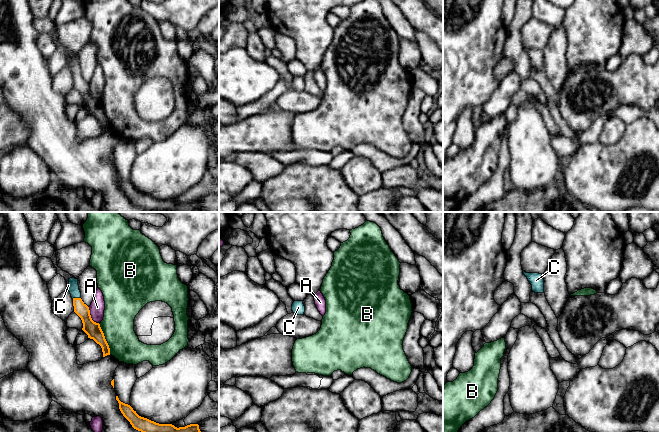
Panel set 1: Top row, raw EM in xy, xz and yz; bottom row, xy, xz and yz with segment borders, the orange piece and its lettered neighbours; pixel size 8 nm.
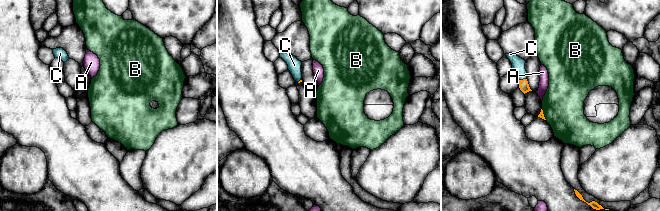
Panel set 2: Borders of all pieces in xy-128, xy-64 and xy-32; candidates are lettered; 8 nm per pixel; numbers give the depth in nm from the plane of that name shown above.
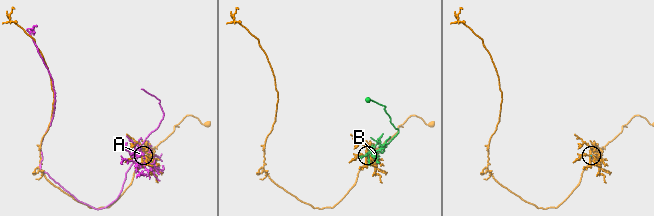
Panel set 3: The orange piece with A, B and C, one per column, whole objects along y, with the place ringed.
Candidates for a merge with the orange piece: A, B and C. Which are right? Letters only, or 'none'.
C

